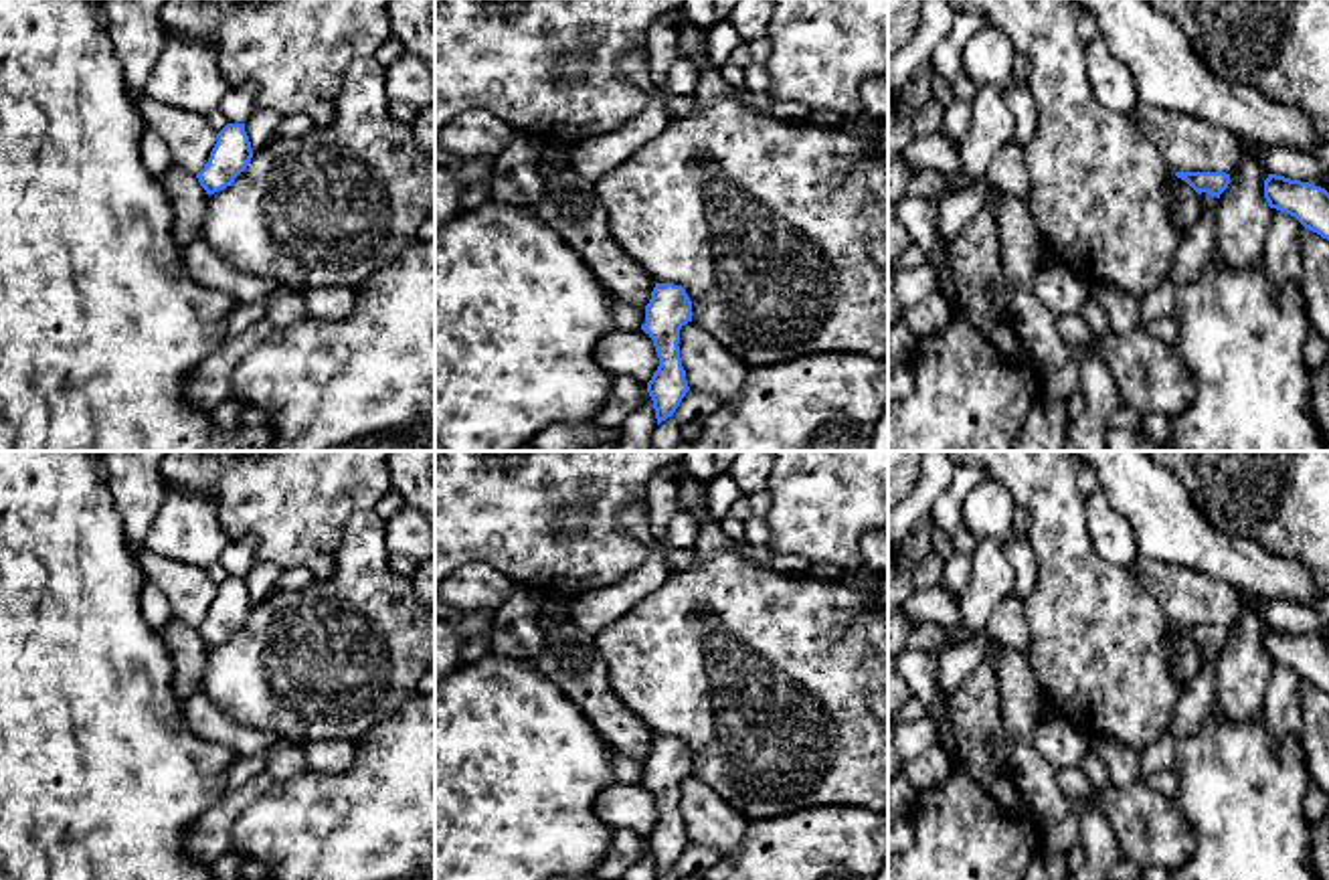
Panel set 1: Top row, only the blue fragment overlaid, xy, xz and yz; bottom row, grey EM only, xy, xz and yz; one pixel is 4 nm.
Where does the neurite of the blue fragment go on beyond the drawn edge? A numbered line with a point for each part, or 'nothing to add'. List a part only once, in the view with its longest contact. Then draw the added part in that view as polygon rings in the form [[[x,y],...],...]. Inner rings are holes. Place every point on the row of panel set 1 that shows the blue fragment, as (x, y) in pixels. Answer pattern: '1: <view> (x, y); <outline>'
nothing to add

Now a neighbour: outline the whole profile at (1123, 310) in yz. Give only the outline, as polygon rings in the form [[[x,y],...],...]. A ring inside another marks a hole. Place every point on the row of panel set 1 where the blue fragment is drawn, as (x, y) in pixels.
[[[1090,283],[1090,293],[1102,305],[1113,336],[1141,326],[1141,299],[1115,285]]]

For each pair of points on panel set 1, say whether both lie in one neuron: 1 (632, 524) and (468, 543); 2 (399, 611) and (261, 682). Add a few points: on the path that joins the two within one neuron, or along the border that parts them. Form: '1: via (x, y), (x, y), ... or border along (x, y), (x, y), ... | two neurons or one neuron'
1: border along (642, 496), (619, 512), (617, 522), (648, 547) | two neurons
2: via (365, 640), (334, 660), (296, 668) | one neuron

